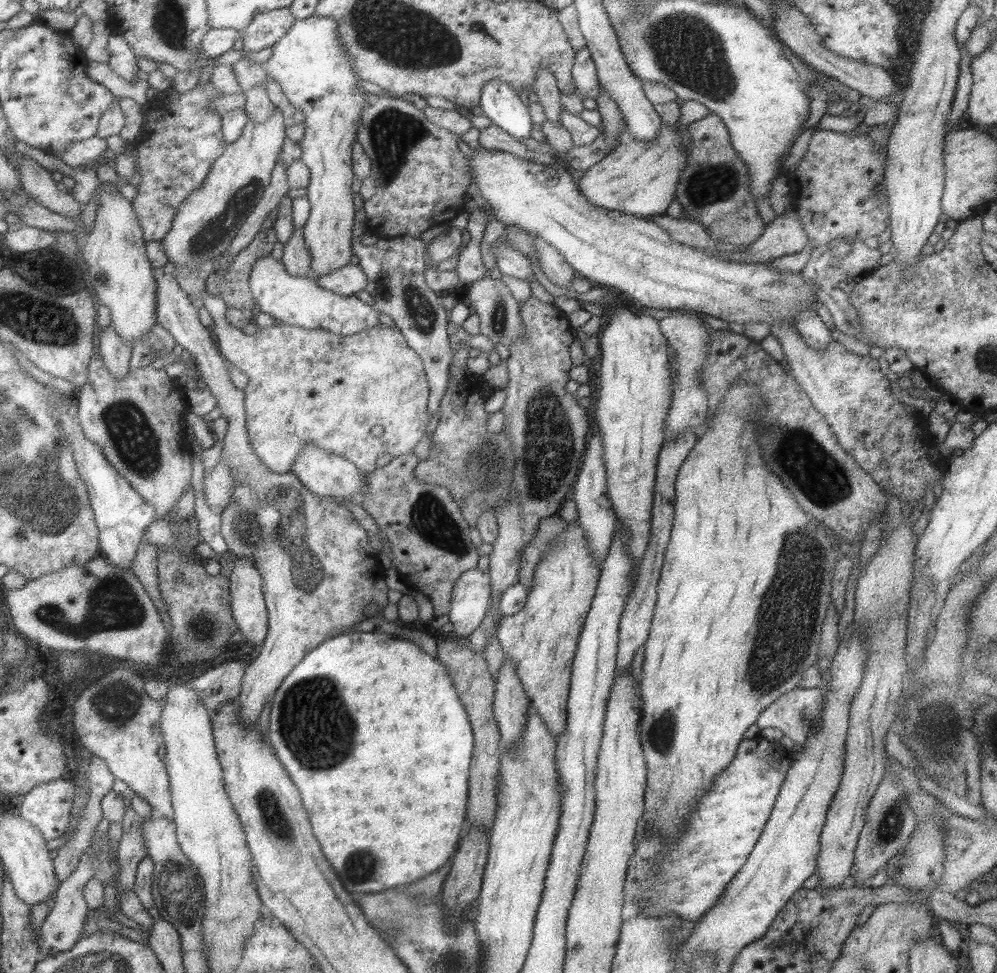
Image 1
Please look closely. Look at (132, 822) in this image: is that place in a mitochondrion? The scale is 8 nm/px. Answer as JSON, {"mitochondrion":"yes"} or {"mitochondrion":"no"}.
{"mitochondrion":"no"}

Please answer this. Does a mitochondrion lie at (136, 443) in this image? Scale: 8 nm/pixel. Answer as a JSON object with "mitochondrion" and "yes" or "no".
{"mitochondrion":"yes"}

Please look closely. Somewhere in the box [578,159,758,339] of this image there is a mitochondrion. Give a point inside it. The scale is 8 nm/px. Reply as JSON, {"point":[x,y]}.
{"point":[713,182]}

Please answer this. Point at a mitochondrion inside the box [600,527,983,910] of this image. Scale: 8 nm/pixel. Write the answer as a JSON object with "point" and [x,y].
{"point":[944,733]}

